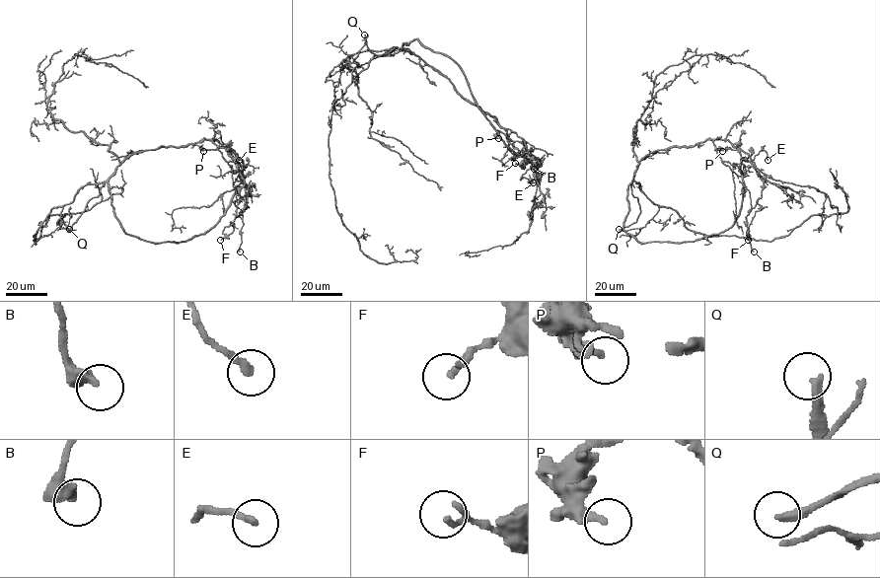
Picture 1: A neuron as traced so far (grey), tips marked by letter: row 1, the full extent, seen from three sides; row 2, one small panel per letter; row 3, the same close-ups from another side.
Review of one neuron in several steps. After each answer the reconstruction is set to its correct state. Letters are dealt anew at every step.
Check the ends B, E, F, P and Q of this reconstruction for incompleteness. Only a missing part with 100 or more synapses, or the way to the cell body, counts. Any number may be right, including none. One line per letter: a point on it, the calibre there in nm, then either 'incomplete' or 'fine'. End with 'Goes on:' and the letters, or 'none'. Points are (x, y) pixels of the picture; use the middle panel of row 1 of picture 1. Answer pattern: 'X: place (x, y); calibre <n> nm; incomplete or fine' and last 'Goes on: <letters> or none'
B: place (534, 169); calibre 420 nm; fine
E: place (533, 182); calibre 220 nm; fine
F: place (515, 163); calibre 100 nm; fine
P: place (498, 138); calibre 240 nm; fine
Q: place (364, 35); calibre 280 nm; incomplete
Goes on: Q

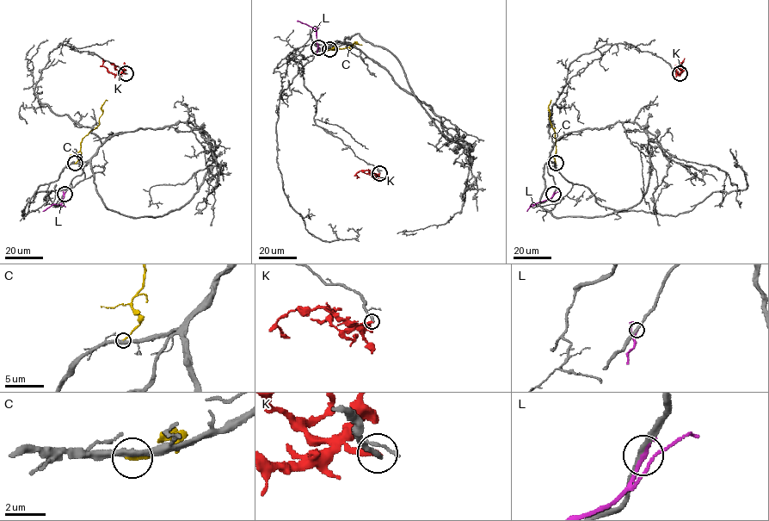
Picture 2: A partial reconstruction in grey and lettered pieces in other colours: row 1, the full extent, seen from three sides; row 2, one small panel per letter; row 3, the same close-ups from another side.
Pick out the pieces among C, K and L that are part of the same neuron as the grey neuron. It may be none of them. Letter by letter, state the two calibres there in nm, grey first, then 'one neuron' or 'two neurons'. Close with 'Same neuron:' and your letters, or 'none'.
C: calibres 340 and 180 nm; two neurons
K: calibres 240 and 280 nm; two neurons
L: calibres 280 and 240 nm; two neurons
Same neuron: none

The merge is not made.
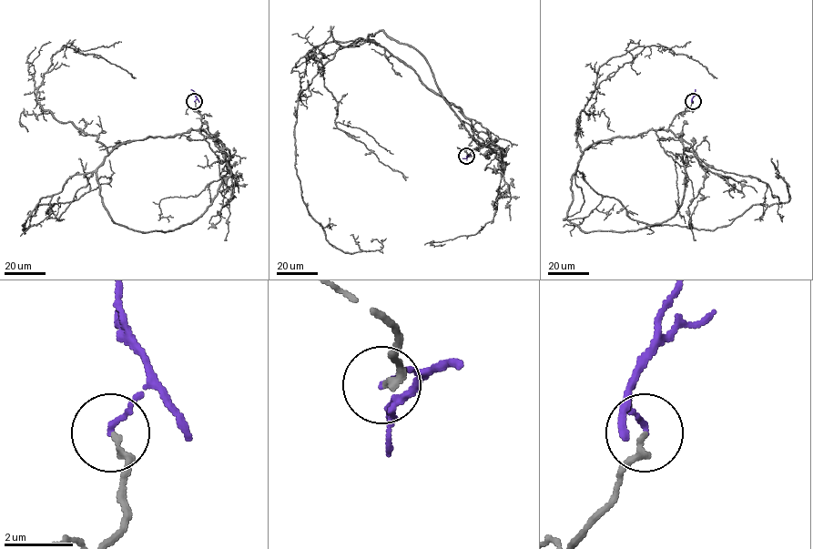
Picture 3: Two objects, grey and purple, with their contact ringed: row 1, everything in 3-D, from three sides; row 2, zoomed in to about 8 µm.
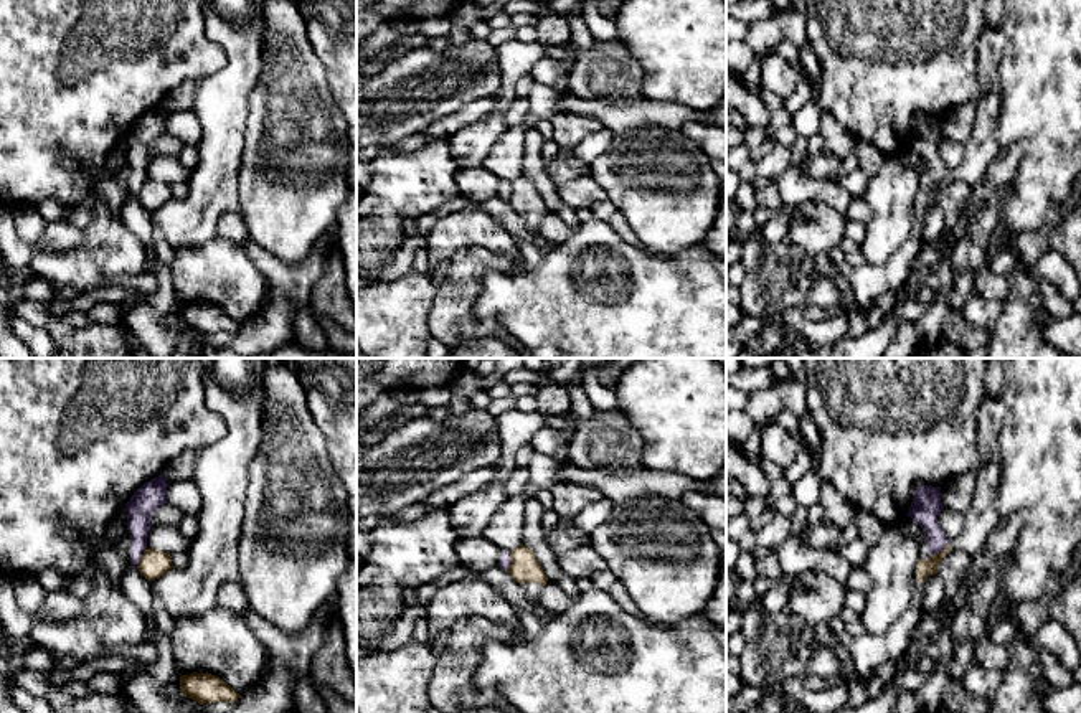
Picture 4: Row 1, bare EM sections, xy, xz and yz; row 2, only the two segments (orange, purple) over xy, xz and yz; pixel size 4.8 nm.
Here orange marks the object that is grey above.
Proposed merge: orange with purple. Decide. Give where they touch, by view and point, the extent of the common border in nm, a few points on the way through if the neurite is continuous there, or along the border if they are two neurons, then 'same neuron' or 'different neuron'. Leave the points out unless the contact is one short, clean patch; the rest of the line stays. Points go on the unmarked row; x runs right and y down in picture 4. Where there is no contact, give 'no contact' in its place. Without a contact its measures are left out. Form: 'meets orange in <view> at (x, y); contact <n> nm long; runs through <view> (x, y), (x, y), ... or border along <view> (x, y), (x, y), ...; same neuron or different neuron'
meets orange in yz at (943, 180); contact 110 nm long; border along yz (948, 172), (933, 187); different neuron

